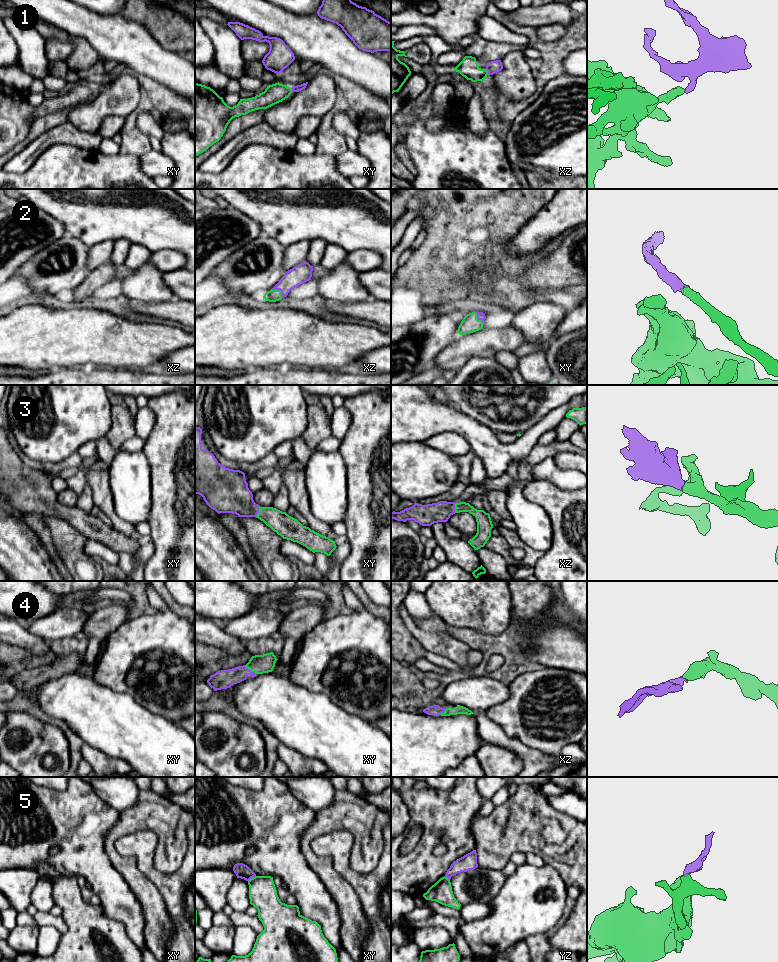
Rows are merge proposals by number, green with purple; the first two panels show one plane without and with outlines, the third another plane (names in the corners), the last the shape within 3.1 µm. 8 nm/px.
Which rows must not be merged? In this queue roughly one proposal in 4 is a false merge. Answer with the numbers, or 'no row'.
5

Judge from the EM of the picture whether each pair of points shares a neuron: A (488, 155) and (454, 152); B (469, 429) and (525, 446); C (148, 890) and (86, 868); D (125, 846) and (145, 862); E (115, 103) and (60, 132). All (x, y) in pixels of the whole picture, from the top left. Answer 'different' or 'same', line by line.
A: same
B: same
C: different
D: same
E: different

